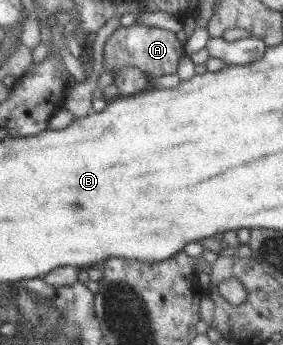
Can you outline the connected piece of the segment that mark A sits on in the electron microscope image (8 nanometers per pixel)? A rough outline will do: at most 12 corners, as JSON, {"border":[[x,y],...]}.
{"border":[[138,23],[105,41],[102,70],[173,74],[184,43]]}

